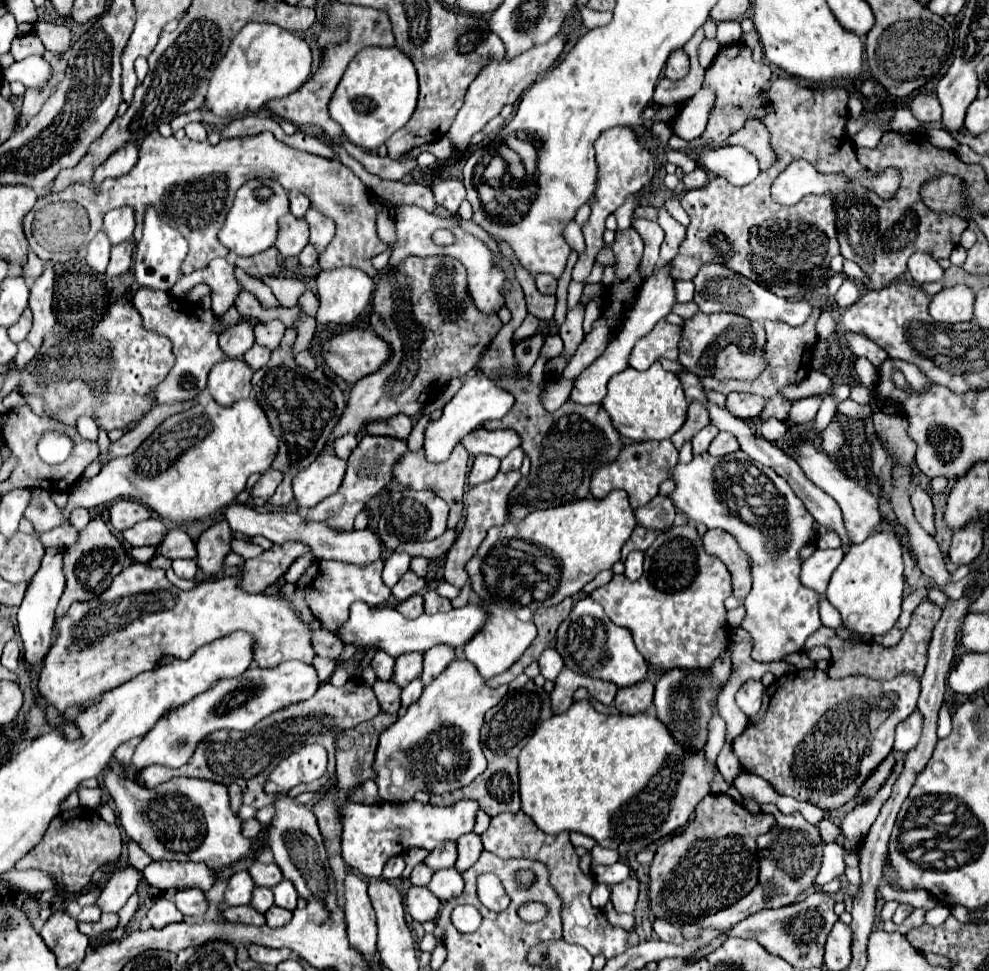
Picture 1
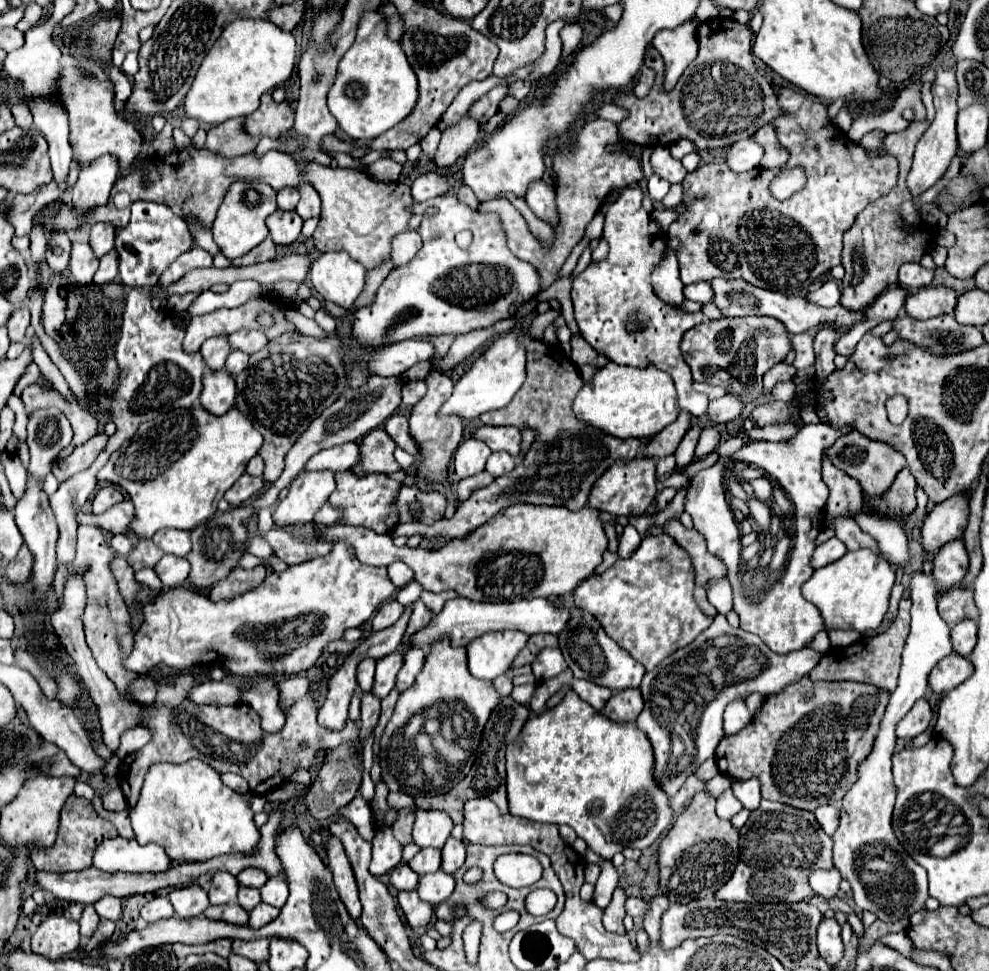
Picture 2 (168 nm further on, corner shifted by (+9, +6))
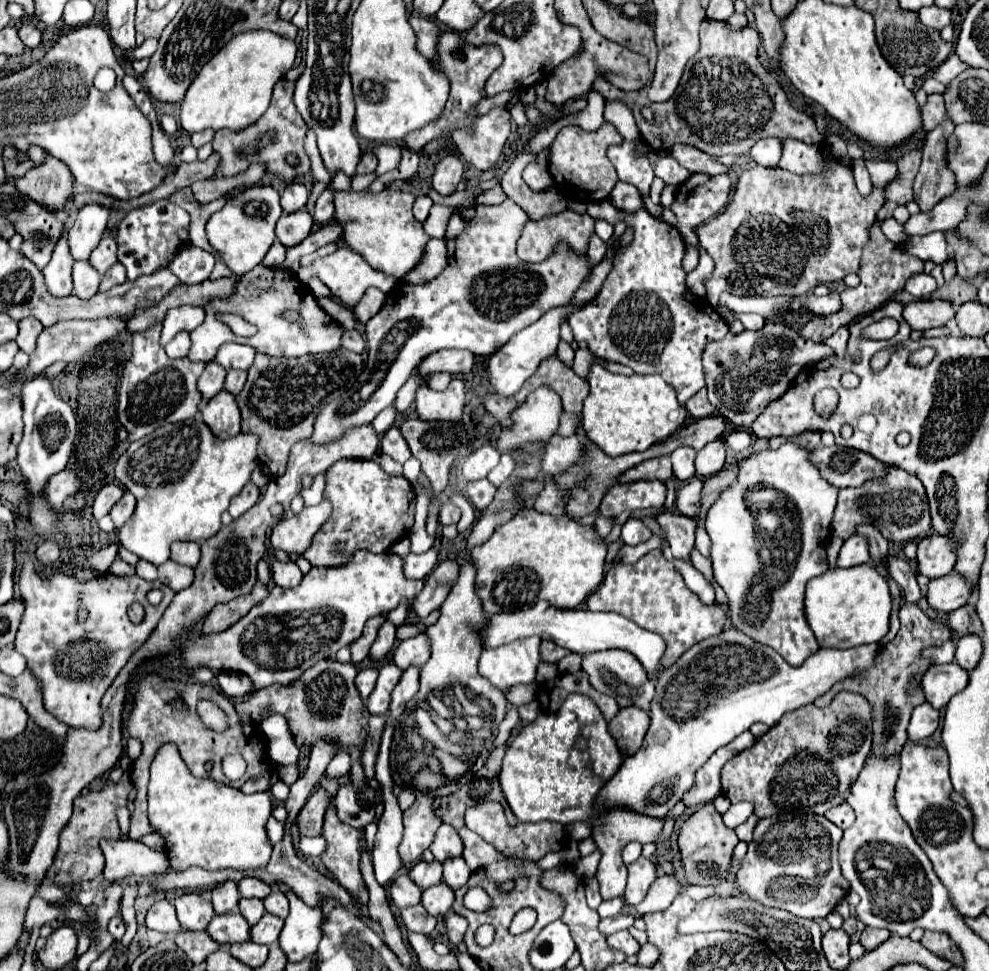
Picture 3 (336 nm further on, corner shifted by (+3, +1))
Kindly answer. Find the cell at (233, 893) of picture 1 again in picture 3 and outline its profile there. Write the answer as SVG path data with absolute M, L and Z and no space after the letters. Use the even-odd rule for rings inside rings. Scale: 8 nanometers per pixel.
M227 880L223 884L217 884L213 890L213 910L215 914L227 914L227 912L233 912L239 904L239 890L237 890L237 884L233 880Z

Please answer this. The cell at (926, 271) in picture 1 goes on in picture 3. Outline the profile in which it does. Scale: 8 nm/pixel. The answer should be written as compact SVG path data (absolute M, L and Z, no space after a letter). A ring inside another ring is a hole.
M921 272L921 274L915 274L913 278L909 278L909 282L905 284L905 292L909 292L913 298L917 300L925 300L929 298L933 292L937 290L937 284L935 284L935 278Z

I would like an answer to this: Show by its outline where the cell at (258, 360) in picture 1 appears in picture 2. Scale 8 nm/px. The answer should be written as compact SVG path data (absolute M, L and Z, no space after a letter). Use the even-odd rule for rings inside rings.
M235 349L235 351L231 351L231 355L227 357L225 369L227 369L231 375L239 375L247 365L249 365L249 355L247 355L245 351Z

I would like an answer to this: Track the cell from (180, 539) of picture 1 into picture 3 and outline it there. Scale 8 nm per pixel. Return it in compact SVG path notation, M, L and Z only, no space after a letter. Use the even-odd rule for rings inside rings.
M175 542L171 546L171 560L183 566L195 568L199 564L199 558L201 558L201 550L199 550L199 544L195 542Z

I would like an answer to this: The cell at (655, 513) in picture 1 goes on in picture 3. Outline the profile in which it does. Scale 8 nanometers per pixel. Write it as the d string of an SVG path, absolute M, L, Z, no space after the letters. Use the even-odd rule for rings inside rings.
M693 478L693 482L681 488L677 496L677 510L685 516L697 516L697 512L701 510L701 492L703 492L703 480Z

